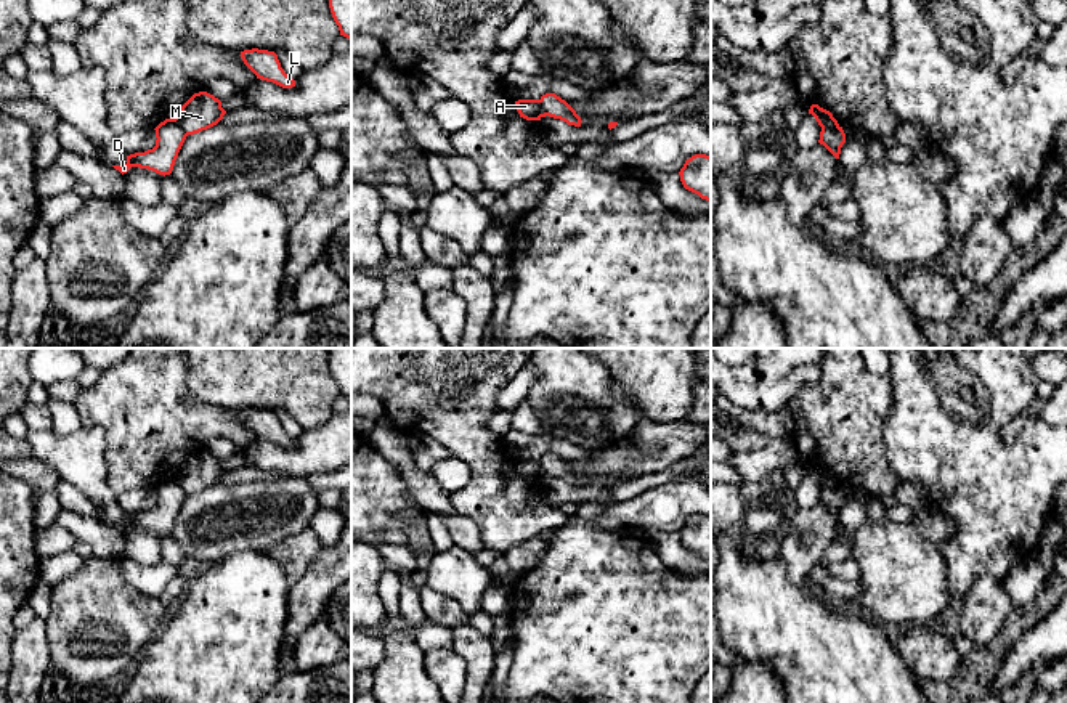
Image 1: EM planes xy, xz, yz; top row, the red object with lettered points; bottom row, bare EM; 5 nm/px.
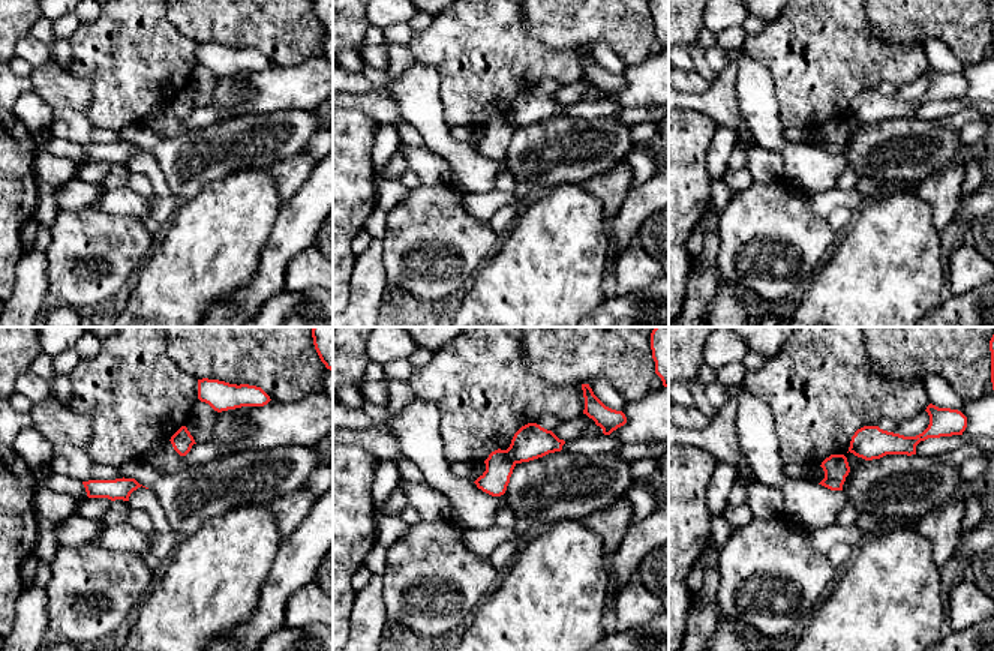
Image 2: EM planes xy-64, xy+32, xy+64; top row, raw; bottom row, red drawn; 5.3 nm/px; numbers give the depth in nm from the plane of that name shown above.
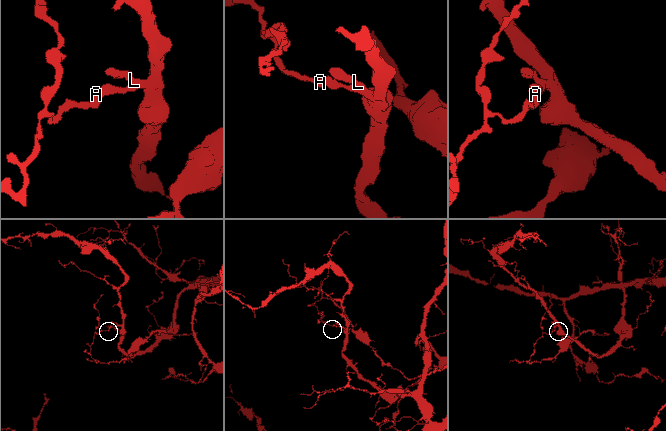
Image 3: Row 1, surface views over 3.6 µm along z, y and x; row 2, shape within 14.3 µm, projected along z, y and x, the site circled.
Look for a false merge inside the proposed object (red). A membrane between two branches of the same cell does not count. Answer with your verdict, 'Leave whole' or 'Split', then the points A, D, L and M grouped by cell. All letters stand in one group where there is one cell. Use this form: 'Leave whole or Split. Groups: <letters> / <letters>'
Split. Groups: A D / L M

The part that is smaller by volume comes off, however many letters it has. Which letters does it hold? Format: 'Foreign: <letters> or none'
Foreign: A, D

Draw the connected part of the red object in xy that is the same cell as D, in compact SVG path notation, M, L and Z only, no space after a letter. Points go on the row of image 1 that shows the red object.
M165 119L154 130L157 140L152 149L130 154L127 156L125 165L112 167L122 175L132 167L148 169L164 177L170 175L188 135L180 128L175 119Z

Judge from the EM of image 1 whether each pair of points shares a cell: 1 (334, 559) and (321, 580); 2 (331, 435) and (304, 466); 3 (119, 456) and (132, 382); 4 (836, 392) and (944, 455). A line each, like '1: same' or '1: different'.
1: same
2: same
3: same
4: different

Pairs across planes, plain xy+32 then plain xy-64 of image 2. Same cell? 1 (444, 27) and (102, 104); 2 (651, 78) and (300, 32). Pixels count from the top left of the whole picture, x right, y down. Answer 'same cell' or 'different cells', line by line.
1: same cell
2: different cells

